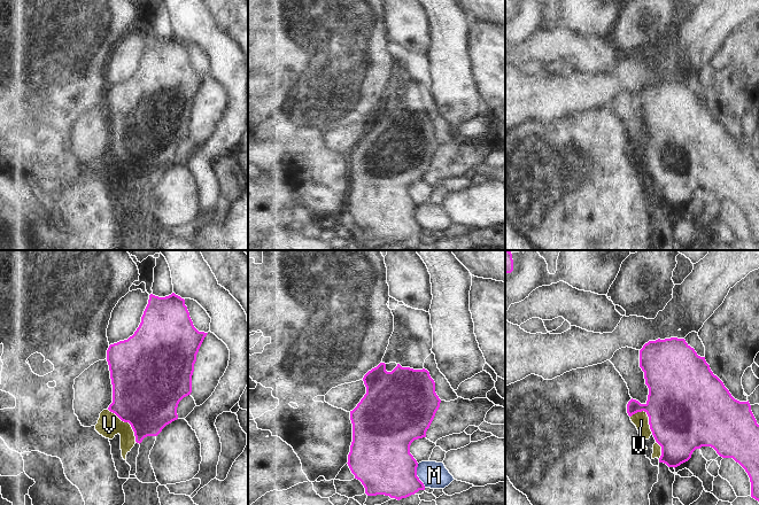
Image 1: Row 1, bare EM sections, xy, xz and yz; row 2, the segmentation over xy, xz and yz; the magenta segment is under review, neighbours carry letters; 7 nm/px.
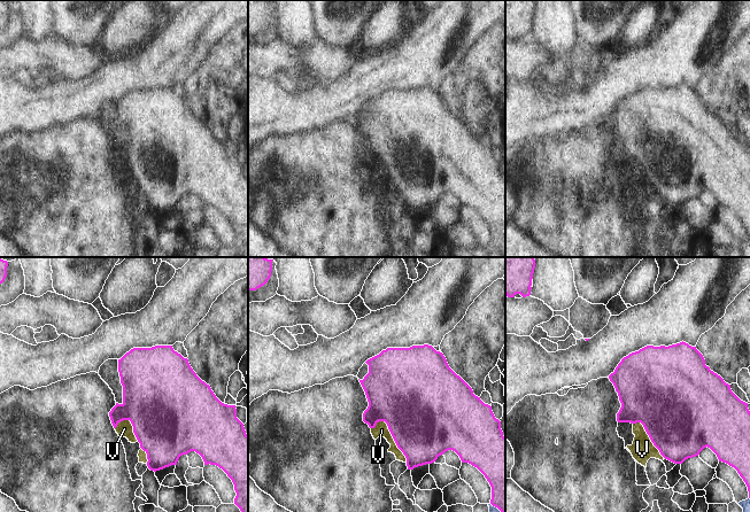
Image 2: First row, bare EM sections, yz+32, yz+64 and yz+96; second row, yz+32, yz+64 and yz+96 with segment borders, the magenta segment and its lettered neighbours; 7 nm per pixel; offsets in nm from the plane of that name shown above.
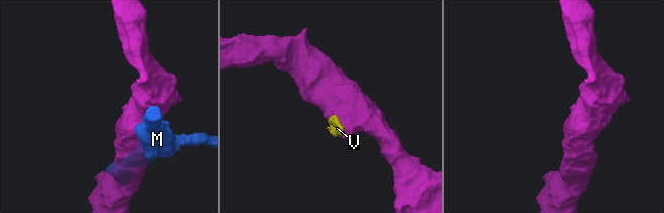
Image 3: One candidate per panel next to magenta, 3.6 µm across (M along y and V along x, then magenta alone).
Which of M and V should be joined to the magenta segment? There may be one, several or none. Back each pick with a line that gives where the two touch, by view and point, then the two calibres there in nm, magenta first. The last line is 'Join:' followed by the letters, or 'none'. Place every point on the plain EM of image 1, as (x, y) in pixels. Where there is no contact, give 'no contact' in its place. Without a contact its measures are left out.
V: contact xy (128, 164); calibres 480 and 160 nm
Join: V

